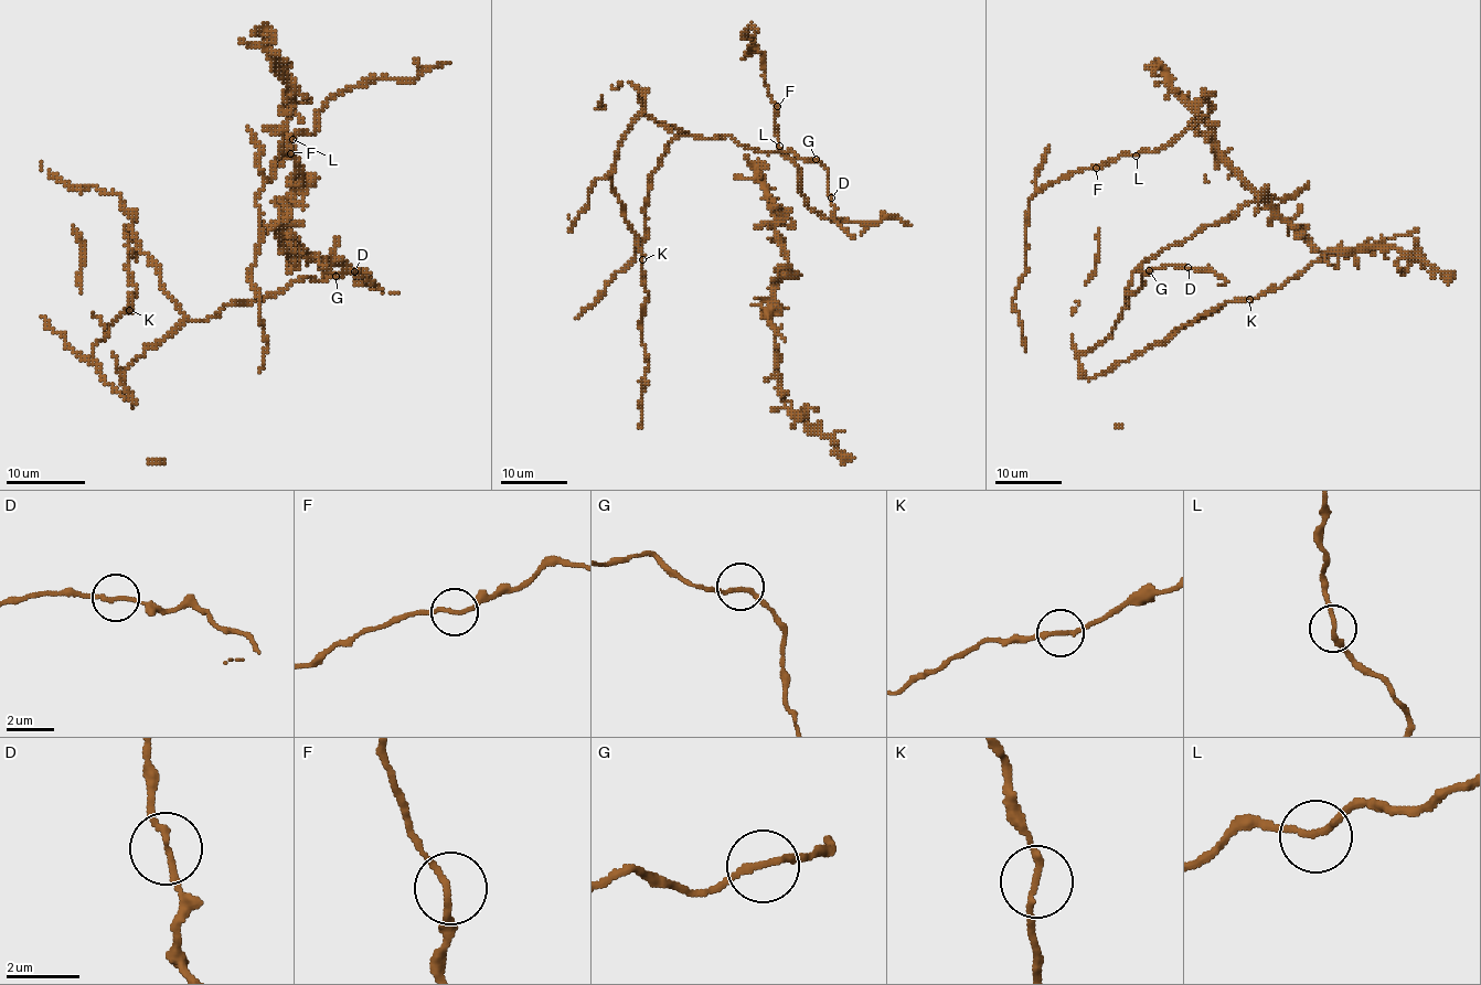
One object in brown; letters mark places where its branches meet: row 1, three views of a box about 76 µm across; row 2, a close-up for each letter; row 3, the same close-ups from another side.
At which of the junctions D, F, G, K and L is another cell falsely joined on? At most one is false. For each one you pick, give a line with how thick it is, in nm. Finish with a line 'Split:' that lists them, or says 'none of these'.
Split: none of these

